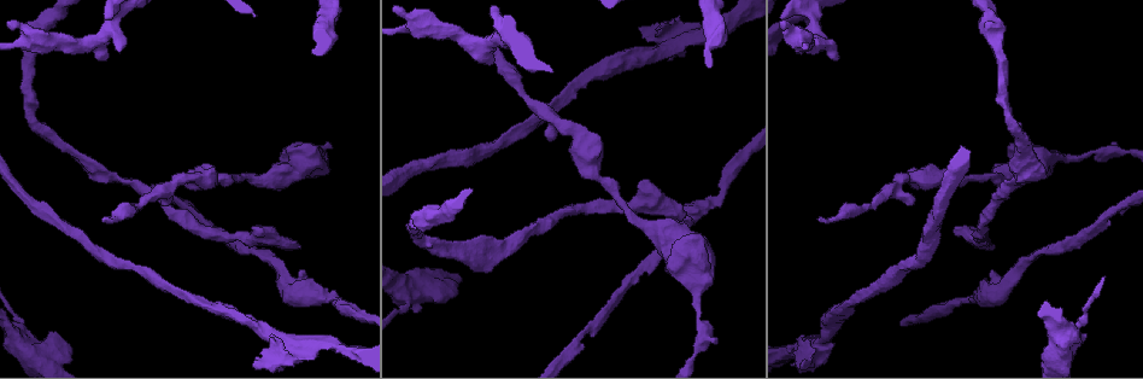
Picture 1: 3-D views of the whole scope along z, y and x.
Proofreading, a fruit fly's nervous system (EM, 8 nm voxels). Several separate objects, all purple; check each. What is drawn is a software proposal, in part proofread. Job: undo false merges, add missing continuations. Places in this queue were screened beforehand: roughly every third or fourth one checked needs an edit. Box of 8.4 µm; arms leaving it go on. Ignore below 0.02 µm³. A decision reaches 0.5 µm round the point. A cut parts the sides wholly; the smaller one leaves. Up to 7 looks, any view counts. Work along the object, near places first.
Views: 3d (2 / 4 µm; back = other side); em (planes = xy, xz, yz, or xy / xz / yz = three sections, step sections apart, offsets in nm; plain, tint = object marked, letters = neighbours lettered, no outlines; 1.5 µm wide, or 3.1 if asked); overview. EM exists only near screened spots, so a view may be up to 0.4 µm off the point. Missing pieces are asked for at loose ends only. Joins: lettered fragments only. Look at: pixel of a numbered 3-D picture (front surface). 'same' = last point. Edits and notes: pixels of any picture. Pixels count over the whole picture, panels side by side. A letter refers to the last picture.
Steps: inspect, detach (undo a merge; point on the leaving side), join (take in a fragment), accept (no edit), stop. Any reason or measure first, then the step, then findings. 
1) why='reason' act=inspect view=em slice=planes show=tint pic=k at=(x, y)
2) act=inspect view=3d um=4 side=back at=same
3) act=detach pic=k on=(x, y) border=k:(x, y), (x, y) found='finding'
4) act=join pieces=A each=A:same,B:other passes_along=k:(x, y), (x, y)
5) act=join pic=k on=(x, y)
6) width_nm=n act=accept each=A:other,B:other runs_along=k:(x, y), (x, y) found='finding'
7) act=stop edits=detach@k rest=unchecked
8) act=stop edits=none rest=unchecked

why='thick turns thin' act=inspect view=em um=3.1 slice=xz step=8 show=letters pic=1 at=(17, 320)

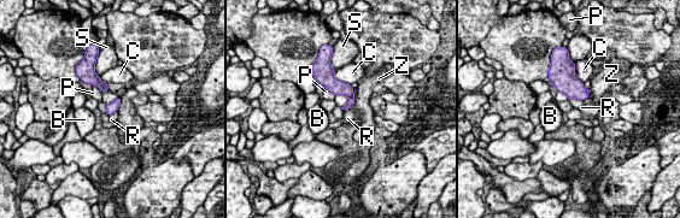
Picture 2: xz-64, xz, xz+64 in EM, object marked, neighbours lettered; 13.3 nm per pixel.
width_nm=90 act=detach pic=2 on=(351, 100) each=B:other,C:other,P:other,R:other,S:other,Z:other border=2:(350, 96), (353, 98) found='a second neuron is stuck on'

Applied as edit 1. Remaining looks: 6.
act=inspect view=em slice=xz step=4 show=tint pic=1 at=(642, 202)

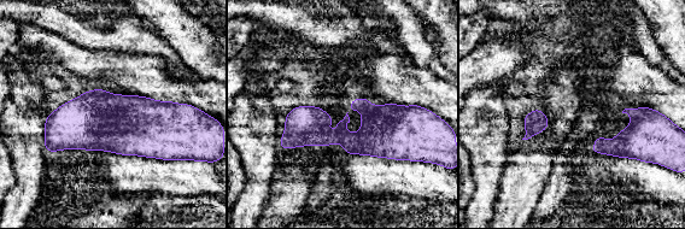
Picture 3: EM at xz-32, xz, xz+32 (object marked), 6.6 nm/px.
why='cut it another way' act=inspect view=em slice=planes show=letters at=same

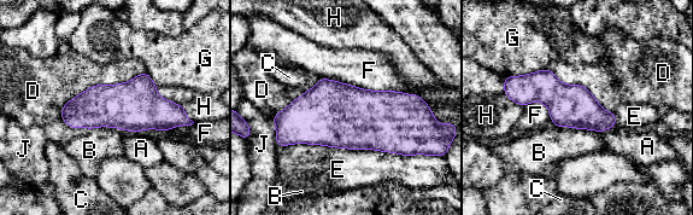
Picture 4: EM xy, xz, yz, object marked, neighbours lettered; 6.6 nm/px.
act=accept each=A:other,B:other,C:other,D:other,E:other,F:other,G:other,H:other,J:other border=4:(556, 125), (589, 128), (598, 132) found='one neuron here'

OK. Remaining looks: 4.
why='three arms meet' act=inspect view=3d um=4 pic=1 at=(818, 348)

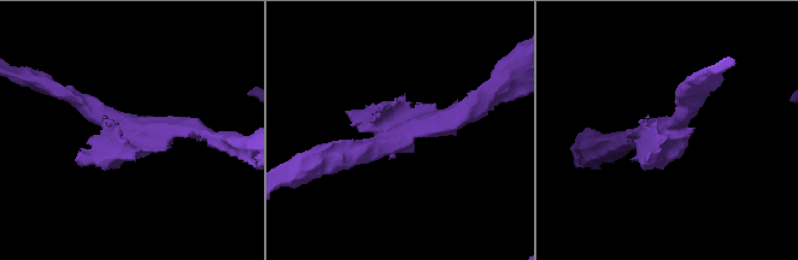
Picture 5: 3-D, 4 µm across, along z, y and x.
arms=3 arm_widths_nm=240,260,280 why='need the tissue' act=inspect view=em slice=planes show=letters pic=5 at=(404, 133)

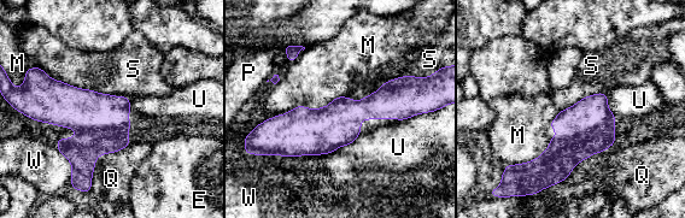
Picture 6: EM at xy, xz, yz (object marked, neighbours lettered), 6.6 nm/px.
act=accept each=E:other,M:other,P:other,Q:other,S:other,U:other,W:other border=6:(344, 94), (273, 117) found='continuous, no second neuron'

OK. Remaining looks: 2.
act=stop edits=detach@2 rest=unchecked

